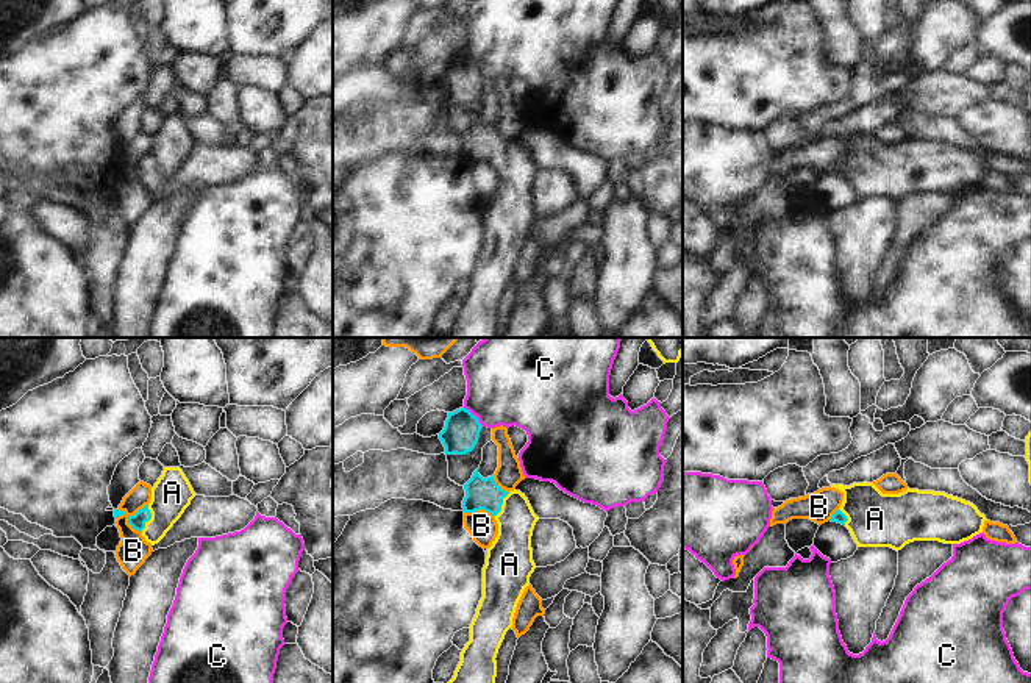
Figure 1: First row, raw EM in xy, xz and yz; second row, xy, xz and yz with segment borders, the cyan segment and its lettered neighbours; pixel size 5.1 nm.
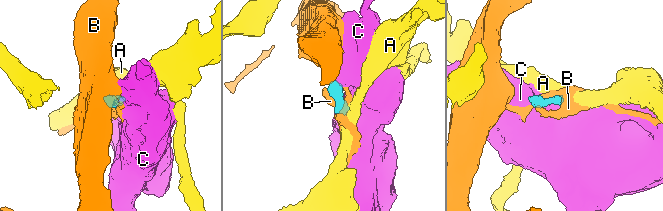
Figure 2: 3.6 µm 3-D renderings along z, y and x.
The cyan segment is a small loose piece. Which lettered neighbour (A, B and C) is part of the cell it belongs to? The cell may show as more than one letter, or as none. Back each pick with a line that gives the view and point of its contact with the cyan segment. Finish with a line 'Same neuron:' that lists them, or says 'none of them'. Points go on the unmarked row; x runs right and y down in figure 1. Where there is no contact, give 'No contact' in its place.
A: Touches cyan at xy (150, 168)
Same neuron: A.

